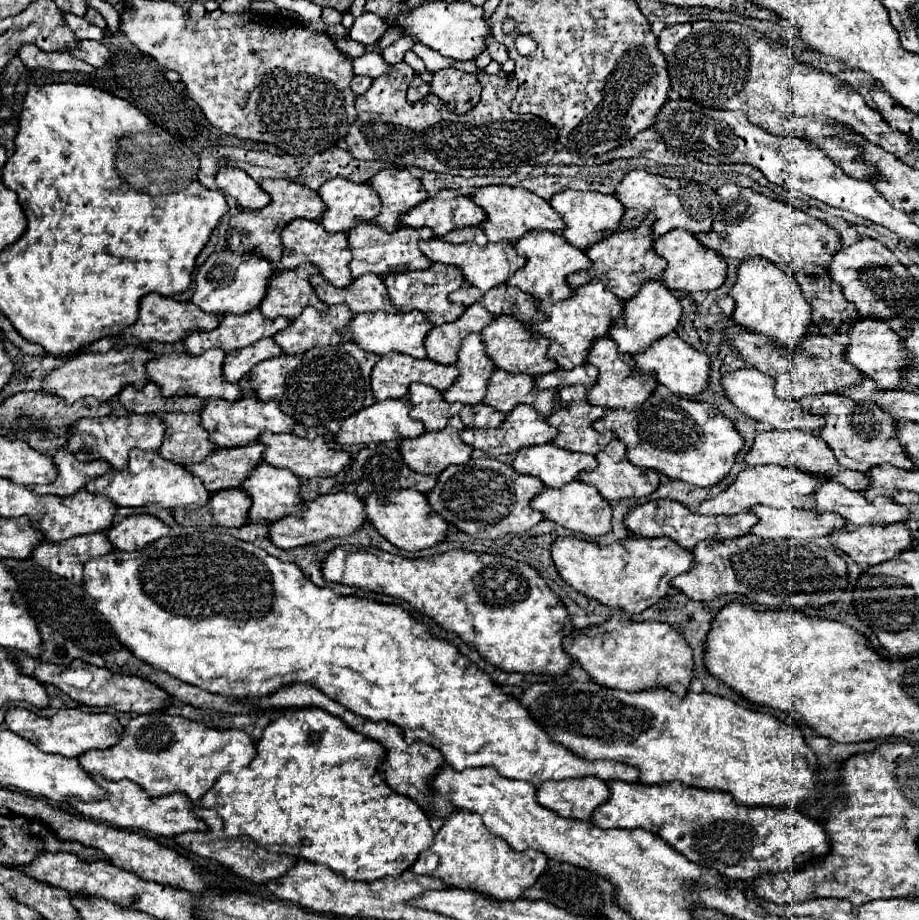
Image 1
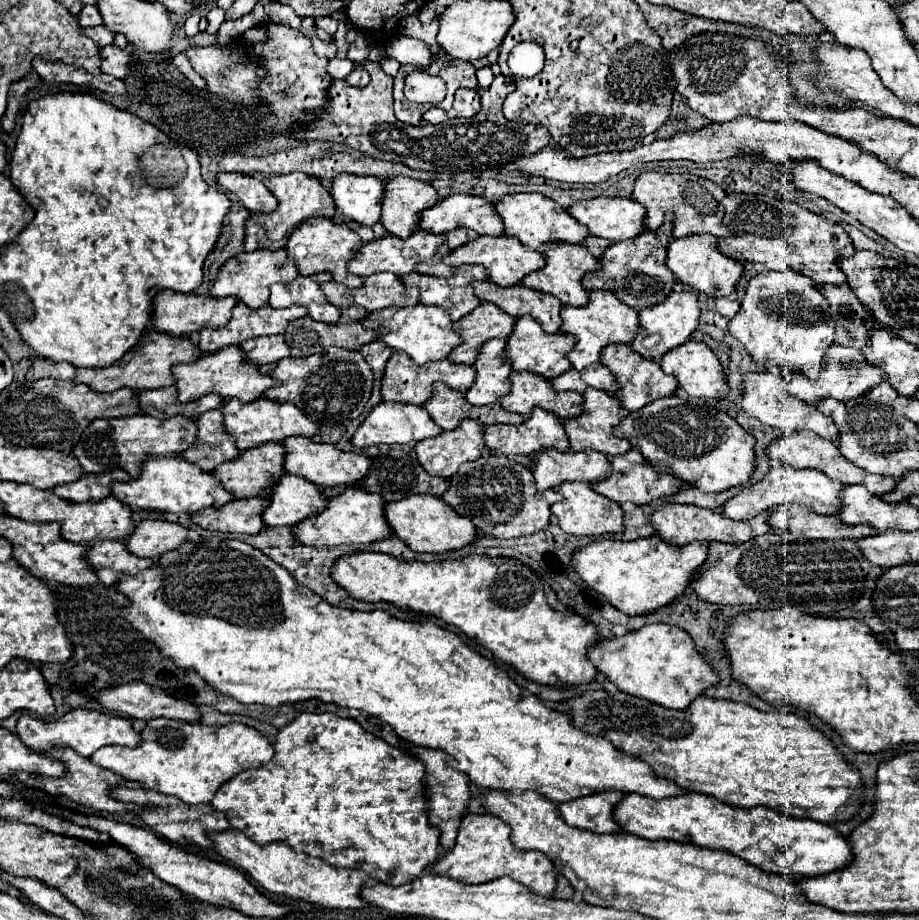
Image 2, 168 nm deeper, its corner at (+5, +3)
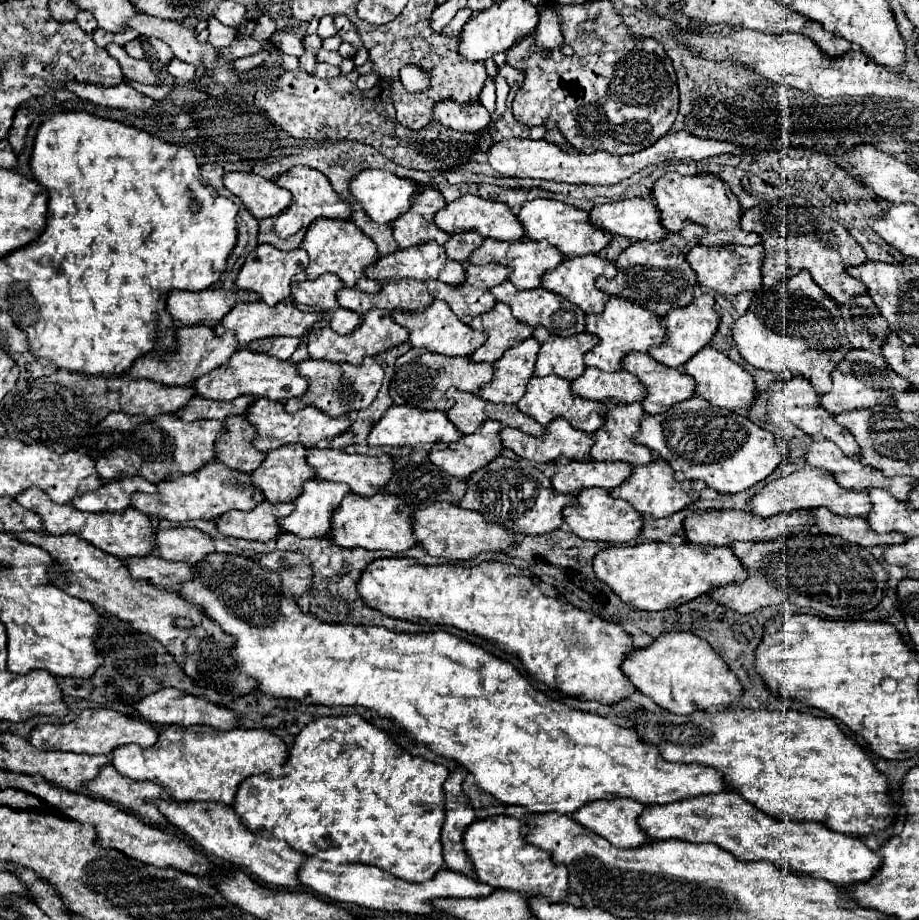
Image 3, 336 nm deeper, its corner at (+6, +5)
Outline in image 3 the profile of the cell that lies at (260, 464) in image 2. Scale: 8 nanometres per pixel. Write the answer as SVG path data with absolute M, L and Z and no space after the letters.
M286 444L274 452L266 452L266 460L262 466L252 472L254 476L254 486L260 488L270 502L292 502L302 494L302 484L306 480L316 478L314 468L308 466L306 462L306 446L302 444Z

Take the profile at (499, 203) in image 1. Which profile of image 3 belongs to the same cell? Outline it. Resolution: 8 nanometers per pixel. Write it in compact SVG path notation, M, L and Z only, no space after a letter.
M532 200L526 202L518 214L518 220L522 222L526 230L526 238L530 240L548 240L552 246L556 246L566 258L576 258L576 256L586 256L586 254L598 254L602 248L610 244L614 234L592 226L590 216L586 210L578 210L574 206L568 206L564 202L554 202L554 200Z

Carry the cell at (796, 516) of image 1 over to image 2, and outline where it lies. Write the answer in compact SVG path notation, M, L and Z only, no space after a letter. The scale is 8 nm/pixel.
M783 504L775 508L769 516L769 526L777 530L787 530L793 536L807 536L807 538L821 538L821 540L831 540L831 538L865 538L877 534L877 530L871 526L849 526L841 522L835 516L821 516L811 512L809 508L801 504Z

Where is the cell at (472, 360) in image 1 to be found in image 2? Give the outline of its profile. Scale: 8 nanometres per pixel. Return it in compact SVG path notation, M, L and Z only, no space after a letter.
M491 340L485 342L475 358L475 382L465 392L465 398L469 404L483 406L497 402L499 396L509 392L509 374L511 364L505 358L505 342L503 340Z

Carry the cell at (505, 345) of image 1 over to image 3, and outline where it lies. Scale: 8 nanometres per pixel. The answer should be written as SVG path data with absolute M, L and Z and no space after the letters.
M536 328L534 338L542 344L538 362L536 362L536 376L556 374L568 380L576 380L584 370L584 354L598 344L594 334L582 332L576 336L560 338L552 336L546 328Z

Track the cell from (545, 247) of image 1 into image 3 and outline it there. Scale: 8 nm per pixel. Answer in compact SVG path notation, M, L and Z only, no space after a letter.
M586 254L586 256L578 256L578 258L570 258L566 262L562 262L558 268L550 270L548 274L544 274L542 278L542 286L566 300L570 300L572 304L580 306L586 314L598 314L602 312L602 308L606 306L606 300L610 300L608 294L604 294L602 290L596 288L596 278L598 276L606 276L606 278L614 278L616 276L616 266L614 262L602 260L596 254Z

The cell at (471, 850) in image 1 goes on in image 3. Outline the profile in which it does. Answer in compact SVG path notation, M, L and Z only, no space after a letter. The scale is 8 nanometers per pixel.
M510 816L476 820L464 834L464 846L474 862L476 878L492 888L518 890L524 896L546 896L552 902L564 902L568 896L568 868L554 864L550 852L526 842L526 824Z

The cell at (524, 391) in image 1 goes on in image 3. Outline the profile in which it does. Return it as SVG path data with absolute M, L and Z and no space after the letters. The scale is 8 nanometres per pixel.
M534 376L534 380L530 378L530 382L526 386L526 394L522 396L522 400L516 406L524 414L528 414L536 422L540 422L542 426L550 424L556 418L566 418L574 428L578 428L582 432L588 432L588 434L594 434L594 432L598 432L598 428L602 428L602 424L604 424L604 412L606 412L606 408L602 406L602 402L578 398L572 392L572 382L566 380L566 378L560 378L560 376L544 376L544 378Z

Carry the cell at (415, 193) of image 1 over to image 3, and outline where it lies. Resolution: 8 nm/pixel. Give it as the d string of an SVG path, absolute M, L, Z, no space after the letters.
M424 186L422 192L418 192L412 198L412 208L392 222L394 240L398 242L398 246L412 248L418 244L426 244L430 240L436 240L440 246L446 244L446 240L450 240L452 234L440 230L432 222L434 214L444 206L446 206L444 196L432 186Z

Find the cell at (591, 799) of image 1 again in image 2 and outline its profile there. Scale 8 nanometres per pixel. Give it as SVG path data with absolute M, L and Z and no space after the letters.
M611 790L611 792L599 792L589 794L587 798L575 798L571 802L557 804L559 816L575 828L585 828L599 834L617 832L619 826L613 820L611 812L613 806L623 798L623 794Z

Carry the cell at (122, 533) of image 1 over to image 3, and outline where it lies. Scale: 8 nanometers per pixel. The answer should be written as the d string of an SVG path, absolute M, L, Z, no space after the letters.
M170 528L158 530L156 554L164 560L182 560L196 564L208 554L214 554L214 540L196 528Z

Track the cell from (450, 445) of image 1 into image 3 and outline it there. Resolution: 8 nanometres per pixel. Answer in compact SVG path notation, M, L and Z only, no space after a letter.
M486 420L474 434L468 434L458 442L434 444L428 458L450 476L468 478L472 472L484 468L490 460L500 456L504 448L500 430L502 424L498 420Z

